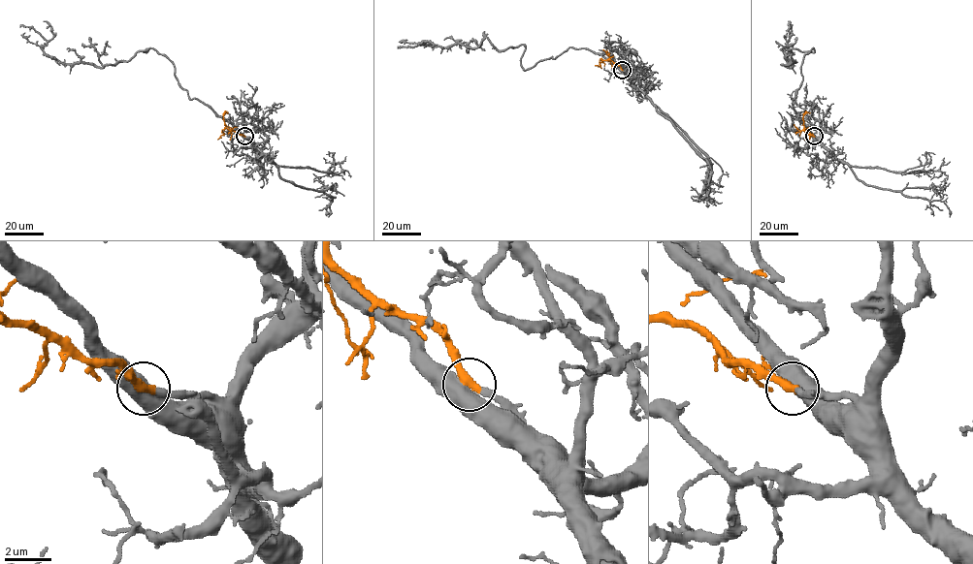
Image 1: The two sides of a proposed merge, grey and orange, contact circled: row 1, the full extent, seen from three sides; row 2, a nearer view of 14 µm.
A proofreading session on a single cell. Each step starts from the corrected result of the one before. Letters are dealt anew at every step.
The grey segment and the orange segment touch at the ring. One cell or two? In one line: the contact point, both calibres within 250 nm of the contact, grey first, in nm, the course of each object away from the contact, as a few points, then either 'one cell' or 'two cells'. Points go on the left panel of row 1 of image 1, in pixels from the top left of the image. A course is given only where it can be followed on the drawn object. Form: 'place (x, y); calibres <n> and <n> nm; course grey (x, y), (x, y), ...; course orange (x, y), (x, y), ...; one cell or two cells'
place (244, 136); calibres 550 and 440 nm; course grey (244, 137), (191, 99), (175, 65), (152, 48), (103, 68), (60, 63), (38, 33), (20, 27); course orange (244, 137), (226, 127), (223, 115), (227, 113); one cell

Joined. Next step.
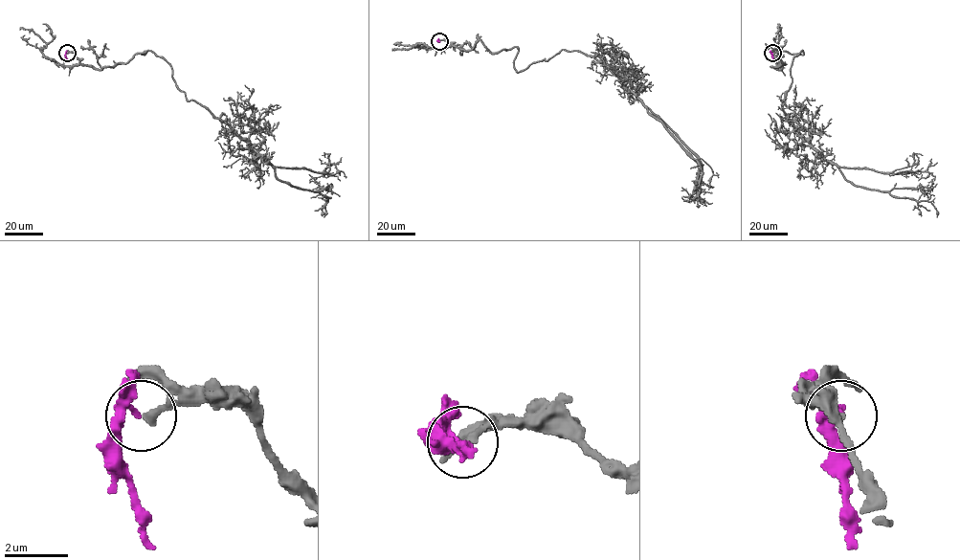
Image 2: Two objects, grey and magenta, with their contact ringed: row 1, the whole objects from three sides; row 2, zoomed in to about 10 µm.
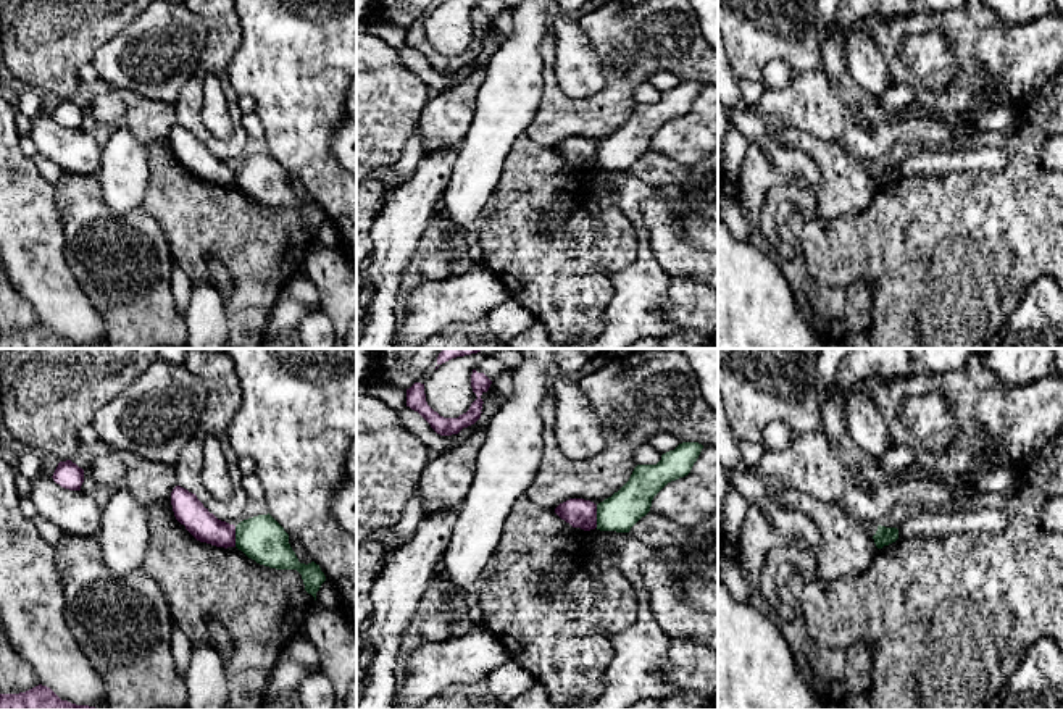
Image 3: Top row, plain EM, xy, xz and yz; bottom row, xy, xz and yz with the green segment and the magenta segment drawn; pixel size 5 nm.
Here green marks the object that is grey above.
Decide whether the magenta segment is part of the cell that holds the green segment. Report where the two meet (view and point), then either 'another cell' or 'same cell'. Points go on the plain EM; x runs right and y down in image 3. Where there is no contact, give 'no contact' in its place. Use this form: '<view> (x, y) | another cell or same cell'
xz (597, 155) | another cell

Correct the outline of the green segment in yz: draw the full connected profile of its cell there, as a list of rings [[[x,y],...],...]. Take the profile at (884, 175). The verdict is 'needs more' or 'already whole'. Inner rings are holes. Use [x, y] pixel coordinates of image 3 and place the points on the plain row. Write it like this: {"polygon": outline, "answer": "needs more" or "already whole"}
{"polygon": [[[879,163],[873,178],[874,178],[876,186],[882,187],[884,184],[889,184],[898,178],[898,168],[886,166]]], "answer": "already whole"}

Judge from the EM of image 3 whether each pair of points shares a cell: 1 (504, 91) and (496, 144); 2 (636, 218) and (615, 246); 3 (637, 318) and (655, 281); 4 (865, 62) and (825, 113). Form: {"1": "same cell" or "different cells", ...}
{"1": "same cell", "2": "different cells", "3": "same cell", "4": "different cells"}

